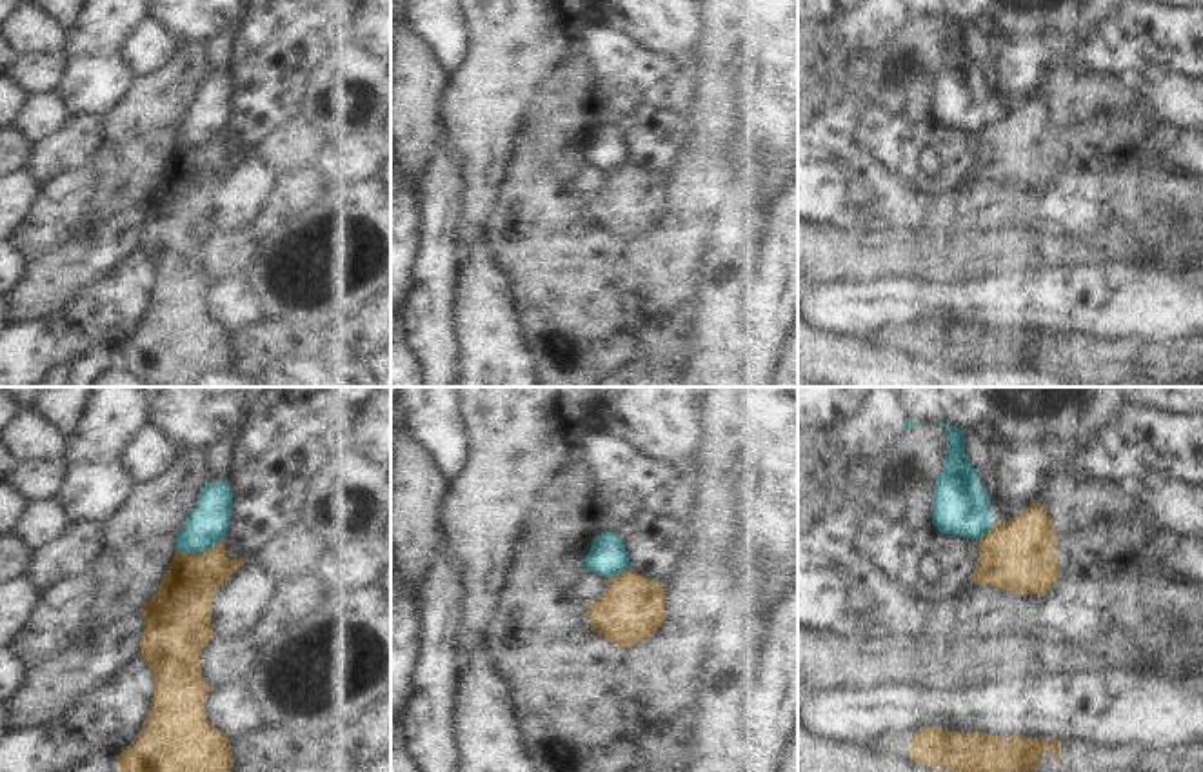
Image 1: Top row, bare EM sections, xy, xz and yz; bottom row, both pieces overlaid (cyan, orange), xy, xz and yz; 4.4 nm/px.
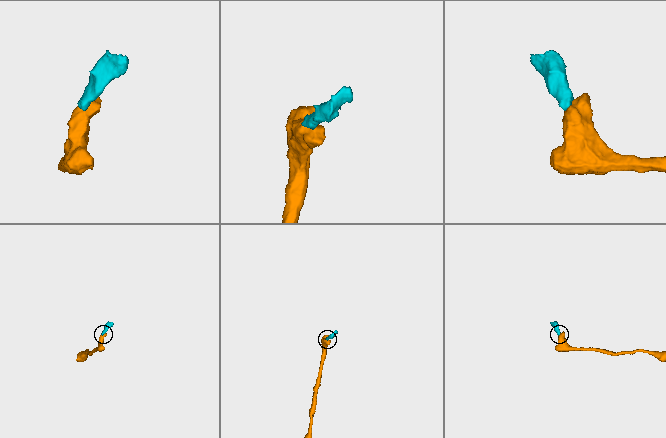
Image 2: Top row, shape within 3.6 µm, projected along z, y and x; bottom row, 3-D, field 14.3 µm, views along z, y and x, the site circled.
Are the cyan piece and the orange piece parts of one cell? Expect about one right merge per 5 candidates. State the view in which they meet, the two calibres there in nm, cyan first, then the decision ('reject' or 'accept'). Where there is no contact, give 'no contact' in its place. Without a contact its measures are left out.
meets cyan in xy; 180 nm thick on the cyan side, 260 nm on the other; reject

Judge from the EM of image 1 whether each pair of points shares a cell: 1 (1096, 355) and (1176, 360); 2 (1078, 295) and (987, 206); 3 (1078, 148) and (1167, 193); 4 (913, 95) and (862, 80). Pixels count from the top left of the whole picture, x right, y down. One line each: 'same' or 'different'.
1: same
2: different
3: different
4: same

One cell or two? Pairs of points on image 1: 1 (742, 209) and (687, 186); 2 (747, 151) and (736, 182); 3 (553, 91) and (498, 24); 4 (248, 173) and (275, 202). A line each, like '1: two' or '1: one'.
1: two
2: one
3: two
4: two

